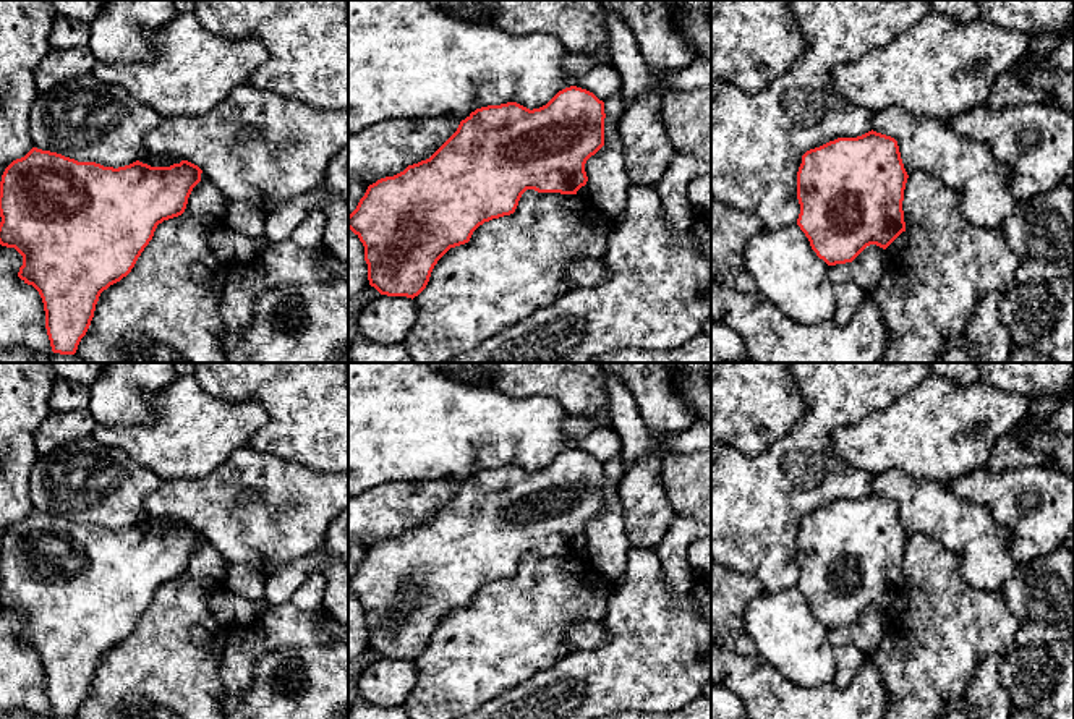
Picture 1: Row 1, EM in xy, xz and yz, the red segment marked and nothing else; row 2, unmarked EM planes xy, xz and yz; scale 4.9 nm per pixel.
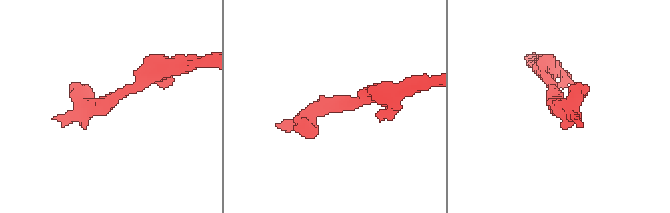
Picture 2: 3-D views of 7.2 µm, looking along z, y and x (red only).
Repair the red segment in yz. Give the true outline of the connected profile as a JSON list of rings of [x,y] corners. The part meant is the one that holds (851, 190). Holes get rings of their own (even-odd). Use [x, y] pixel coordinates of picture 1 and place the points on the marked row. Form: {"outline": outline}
{"outline": [[[873,130],[810,149],[797,172],[797,225],[828,266],[852,262],[870,245],[886,249],[906,232],[902,201],[907,178],[897,141]]]}

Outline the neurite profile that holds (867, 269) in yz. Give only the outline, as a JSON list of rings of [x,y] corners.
[[[876,245],[867,246],[852,262],[829,266],[834,285],[852,282],[870,293],[881,280],[889,262],[886,251]]]

